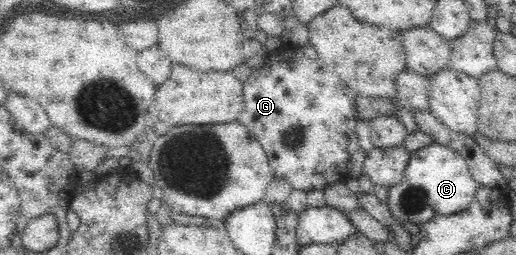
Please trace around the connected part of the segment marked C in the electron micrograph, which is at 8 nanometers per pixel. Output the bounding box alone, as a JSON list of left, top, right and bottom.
[388,143,480,224]

